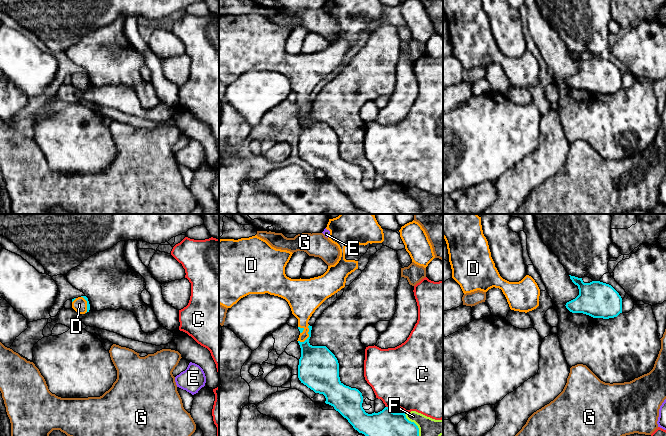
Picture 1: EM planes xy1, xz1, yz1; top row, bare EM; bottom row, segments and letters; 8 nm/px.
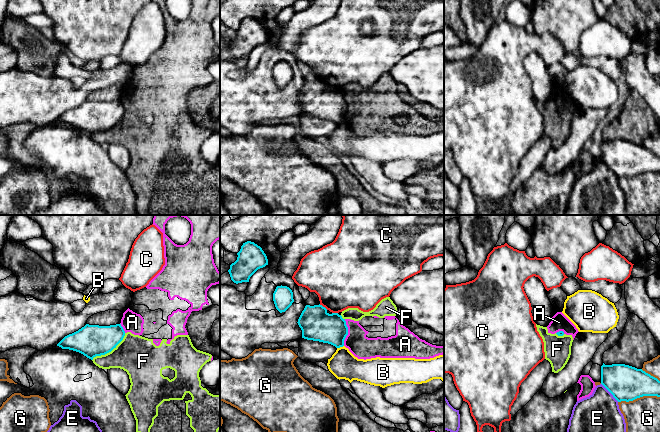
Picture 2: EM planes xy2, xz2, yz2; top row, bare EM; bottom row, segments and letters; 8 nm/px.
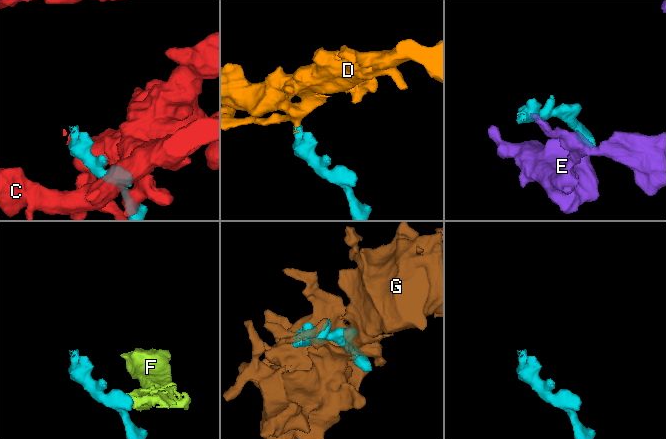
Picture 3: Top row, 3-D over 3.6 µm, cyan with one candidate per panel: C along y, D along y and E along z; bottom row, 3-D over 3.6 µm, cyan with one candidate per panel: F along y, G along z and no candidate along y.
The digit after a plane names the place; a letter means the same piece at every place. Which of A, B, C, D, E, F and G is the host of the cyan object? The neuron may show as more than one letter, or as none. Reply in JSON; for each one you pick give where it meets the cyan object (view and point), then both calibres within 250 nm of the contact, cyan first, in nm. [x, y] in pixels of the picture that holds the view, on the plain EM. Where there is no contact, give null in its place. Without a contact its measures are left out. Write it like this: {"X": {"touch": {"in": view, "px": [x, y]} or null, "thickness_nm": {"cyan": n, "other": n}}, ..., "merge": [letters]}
{"D": {"touch": {"in": "xz1", "px": [309, 112]}, "thickness_nm": {"cyan": 300, "other": 190}}, "merge": ["D"]}

